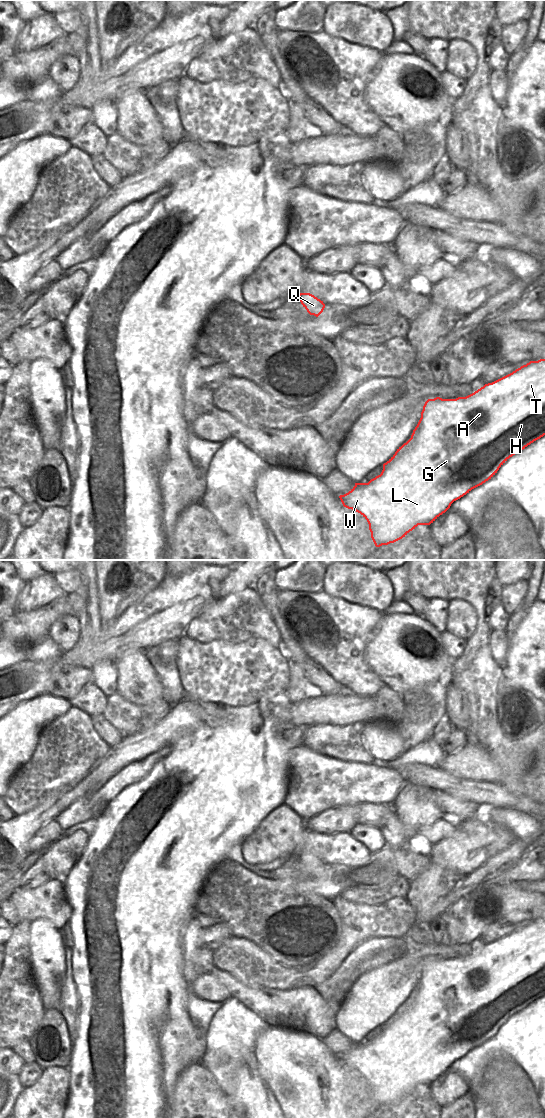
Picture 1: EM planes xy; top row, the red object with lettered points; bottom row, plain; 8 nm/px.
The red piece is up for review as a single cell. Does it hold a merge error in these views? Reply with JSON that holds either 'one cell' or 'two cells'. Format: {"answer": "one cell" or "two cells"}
{"answer": "one cell"}

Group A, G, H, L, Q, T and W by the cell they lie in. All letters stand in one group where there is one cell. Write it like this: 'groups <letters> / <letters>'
groups A G H L Q T W

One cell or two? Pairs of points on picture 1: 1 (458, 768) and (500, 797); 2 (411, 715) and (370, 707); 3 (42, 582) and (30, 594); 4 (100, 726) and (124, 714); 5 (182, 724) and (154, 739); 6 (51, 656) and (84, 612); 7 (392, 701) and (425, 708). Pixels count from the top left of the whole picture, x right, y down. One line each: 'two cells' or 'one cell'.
1: two cells
2: two cells
3: one cell
4: two cells
5: one cell
6: two cells
7: one cell

